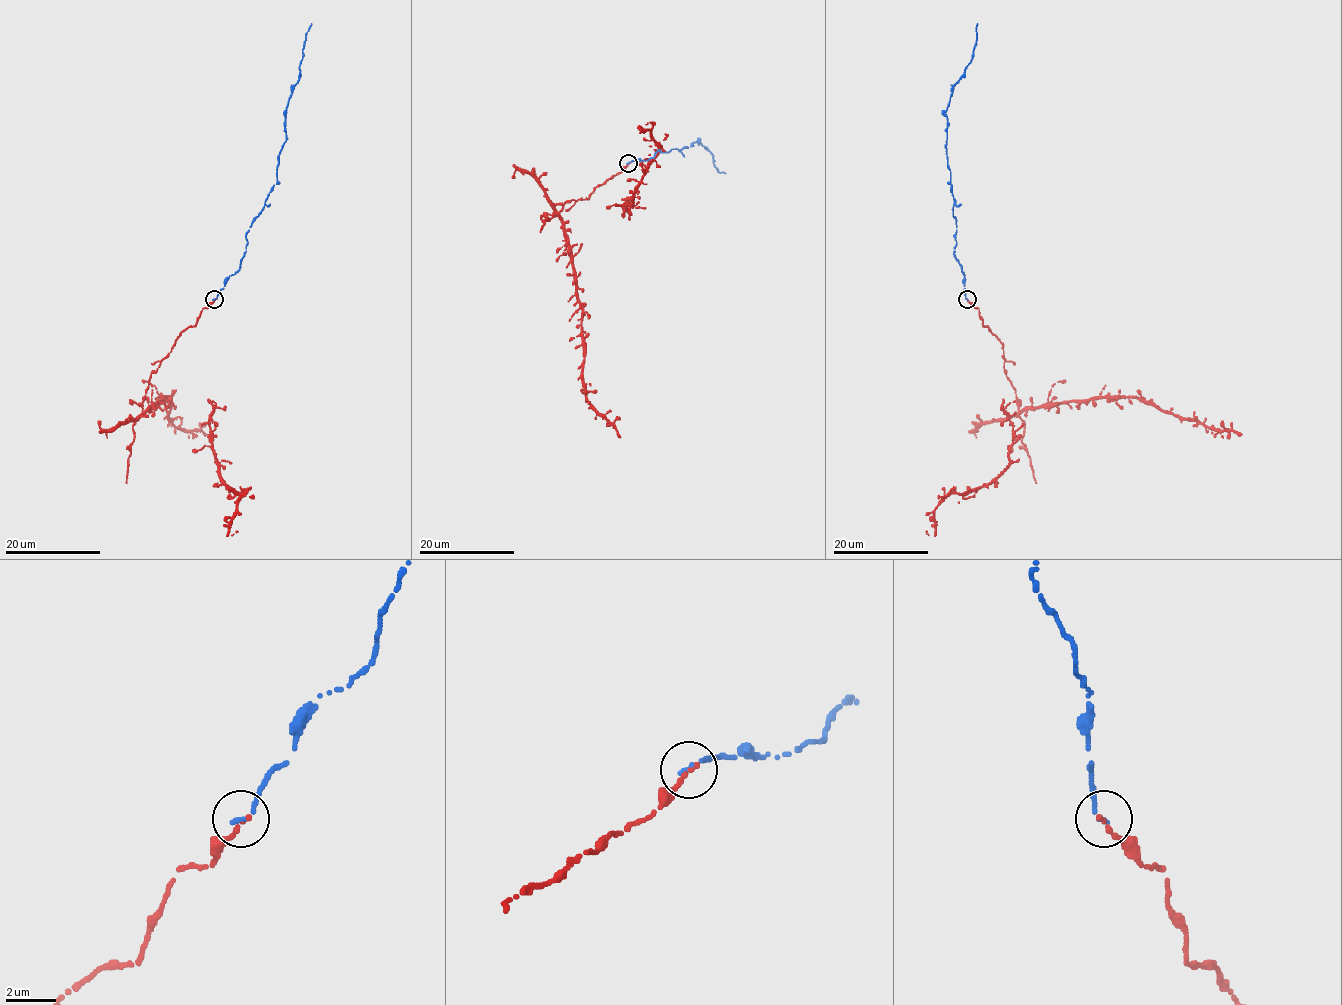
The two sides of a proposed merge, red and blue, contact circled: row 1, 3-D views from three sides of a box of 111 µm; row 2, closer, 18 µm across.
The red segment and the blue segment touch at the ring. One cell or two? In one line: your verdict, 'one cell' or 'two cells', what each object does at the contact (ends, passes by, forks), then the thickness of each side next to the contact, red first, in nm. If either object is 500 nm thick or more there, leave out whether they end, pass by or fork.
one cell | red ends | blue ends | 240/160 nm

